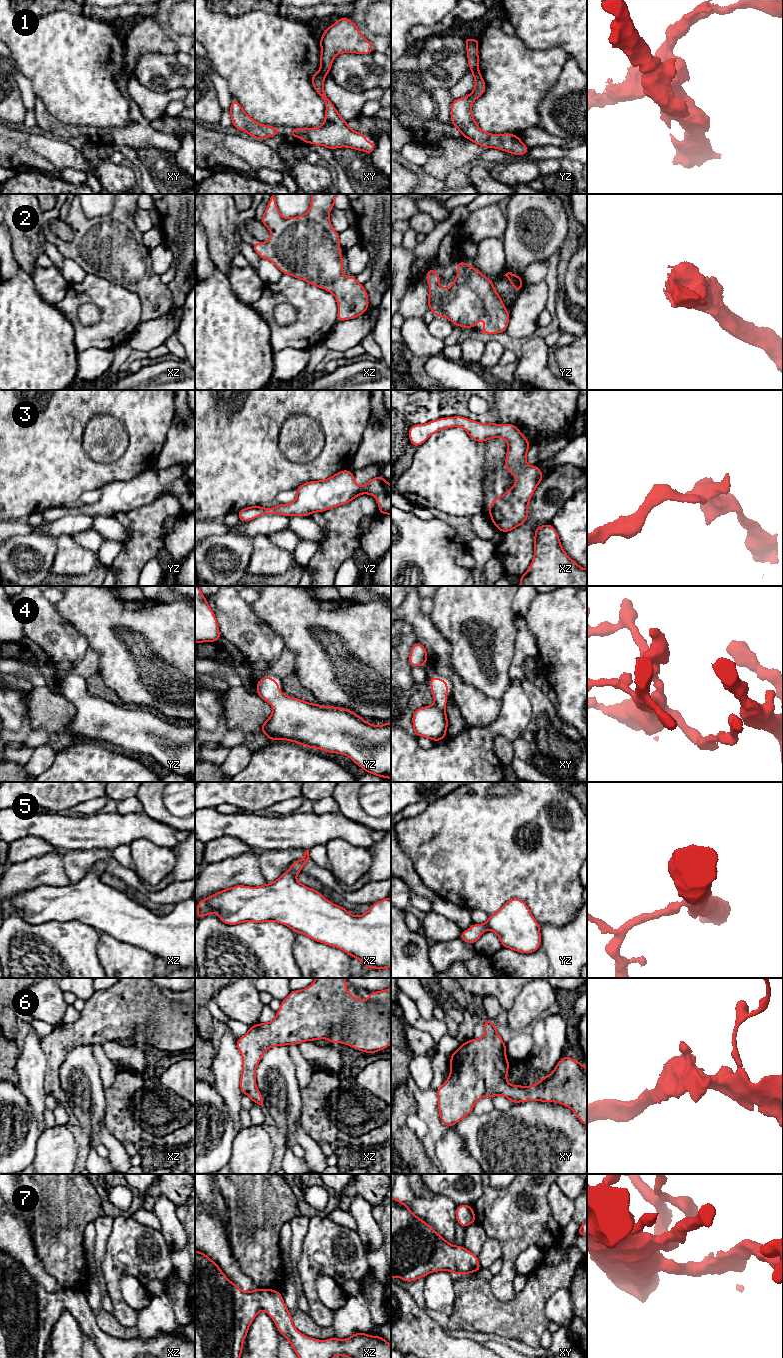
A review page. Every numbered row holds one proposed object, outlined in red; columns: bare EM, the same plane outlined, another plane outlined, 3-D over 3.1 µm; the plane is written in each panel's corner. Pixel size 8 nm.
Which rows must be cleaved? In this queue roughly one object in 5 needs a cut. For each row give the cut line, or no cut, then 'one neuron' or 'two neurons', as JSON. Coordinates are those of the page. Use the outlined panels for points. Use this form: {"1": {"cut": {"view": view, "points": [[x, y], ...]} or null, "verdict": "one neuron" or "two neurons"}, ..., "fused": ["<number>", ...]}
{"1": {"cut": {"view": "yz", "points": [[478, 70], [471, 71]]}, "verdict": "two neurons"}, "2": {"cut": null, "verdict": "one neuron"}, "3": {"cut": null, "verdict": "one neuron"}, "4": {"cut": null, "verdict": "one neuron"}, "5": {"cut": null, "verdict": "one neuron"}, "6": {"cut": null, "verdict": "one neuron"}, "7": {"cut": null, "verdict": "one neuron"}, "fused": ["1"]}

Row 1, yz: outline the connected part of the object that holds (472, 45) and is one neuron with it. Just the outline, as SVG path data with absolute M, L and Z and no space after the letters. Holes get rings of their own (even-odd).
M464 38L467 49L467 58L468 65L472 71L479 71L479 56L478 56L478 46L479 46L479 38Z

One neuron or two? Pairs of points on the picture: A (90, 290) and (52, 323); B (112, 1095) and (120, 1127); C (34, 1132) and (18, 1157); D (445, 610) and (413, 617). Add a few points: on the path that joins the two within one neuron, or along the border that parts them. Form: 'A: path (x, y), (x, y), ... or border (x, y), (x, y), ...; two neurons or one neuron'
A: border (54, 305), (70, 322), (75, 334); two neurons
B: path (118, 1103), (119, 1119); one neuron
C: path (28, 1138), (18, 1151); one neuron
D: border (429, 615), (433, 624), (443, 635); two neurons

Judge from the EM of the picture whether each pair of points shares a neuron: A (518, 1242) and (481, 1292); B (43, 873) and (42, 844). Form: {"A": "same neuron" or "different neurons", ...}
{"A": "different neurons", "B": "different neurons"}

